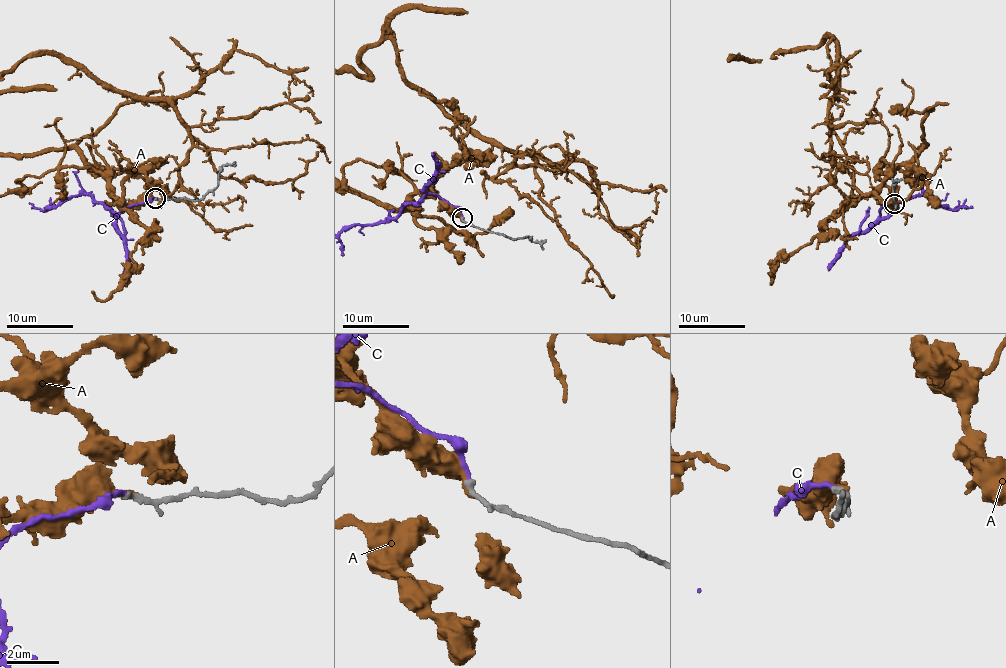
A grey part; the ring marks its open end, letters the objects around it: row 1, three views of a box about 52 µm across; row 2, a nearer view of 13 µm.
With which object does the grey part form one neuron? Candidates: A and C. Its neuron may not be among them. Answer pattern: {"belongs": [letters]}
{"belongs": ["C"]}

